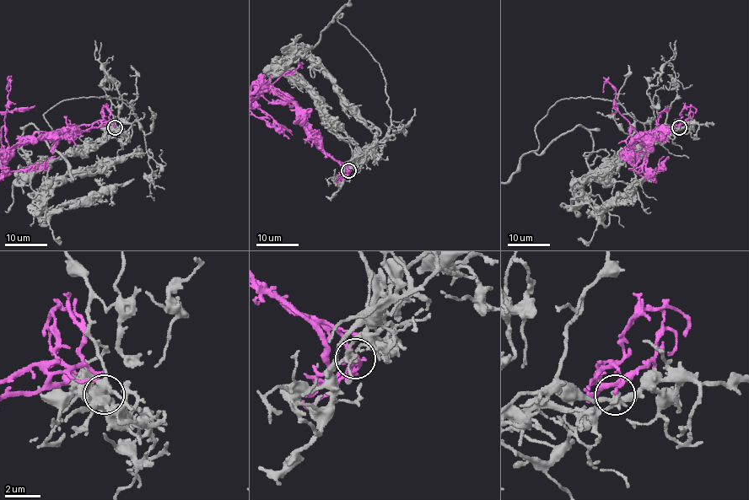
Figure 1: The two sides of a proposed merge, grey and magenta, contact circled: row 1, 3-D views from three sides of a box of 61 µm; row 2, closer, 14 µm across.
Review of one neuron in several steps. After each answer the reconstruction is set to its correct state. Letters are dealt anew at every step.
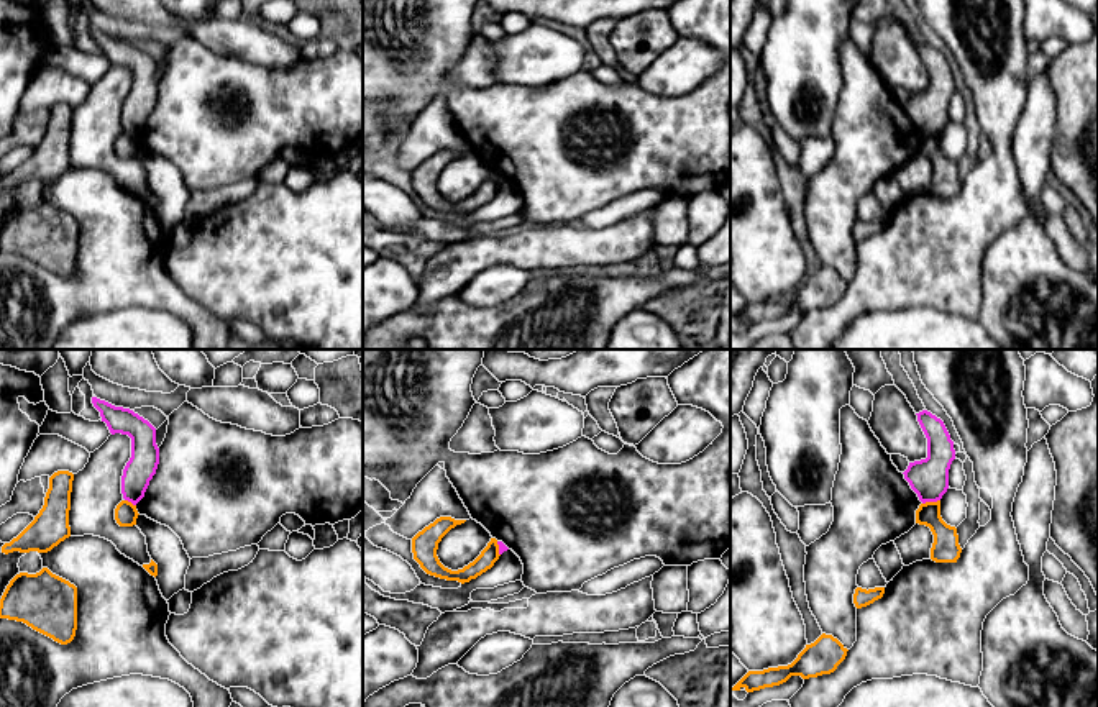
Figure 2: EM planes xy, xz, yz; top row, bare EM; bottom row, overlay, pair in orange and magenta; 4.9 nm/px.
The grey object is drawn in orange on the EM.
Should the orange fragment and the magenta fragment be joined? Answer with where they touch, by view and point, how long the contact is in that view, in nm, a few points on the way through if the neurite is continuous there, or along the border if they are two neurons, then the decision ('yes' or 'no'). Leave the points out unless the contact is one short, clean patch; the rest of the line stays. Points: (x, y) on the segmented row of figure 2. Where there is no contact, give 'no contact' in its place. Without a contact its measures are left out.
yz (931, 502) | 90 nm | across yz (946, 548), (931, 502), (928, 478) | yes

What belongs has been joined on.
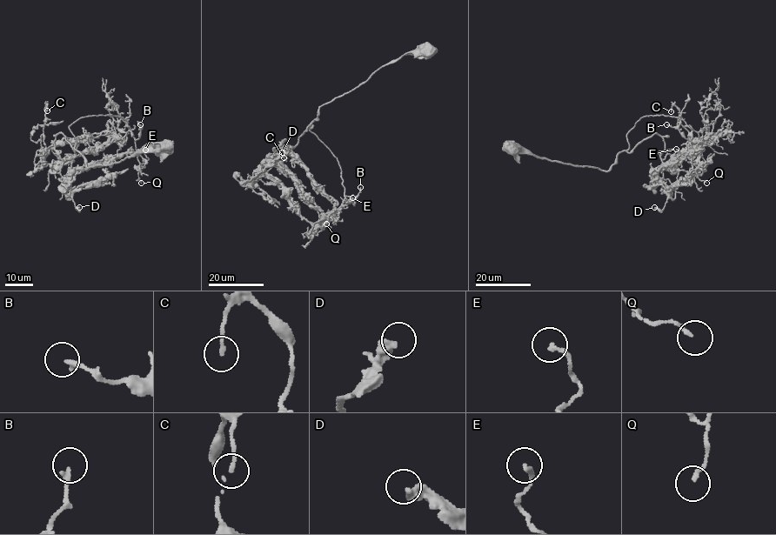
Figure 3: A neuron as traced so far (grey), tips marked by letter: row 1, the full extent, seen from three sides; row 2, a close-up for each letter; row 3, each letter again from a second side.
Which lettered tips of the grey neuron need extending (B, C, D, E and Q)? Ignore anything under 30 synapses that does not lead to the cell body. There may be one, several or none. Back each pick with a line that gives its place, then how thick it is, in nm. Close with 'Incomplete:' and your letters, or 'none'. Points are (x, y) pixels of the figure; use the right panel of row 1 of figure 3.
Incomplete: none

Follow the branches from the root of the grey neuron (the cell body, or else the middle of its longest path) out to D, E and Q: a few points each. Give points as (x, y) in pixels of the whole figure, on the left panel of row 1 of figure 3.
D: (166, 146), (86, 170), (84, 158), (56, 133), (60, 175), (79, 207)
E: (166, 146), (86, 170), (69, 126), (87, 116), (123, 117), (137, 155), (148, 160), (145, 150)
Q: (166, 146), (158, 152), (136, 152), (86, 170), (69, 125), (87, 116), (123, 117), (135, 140), (141, 183)

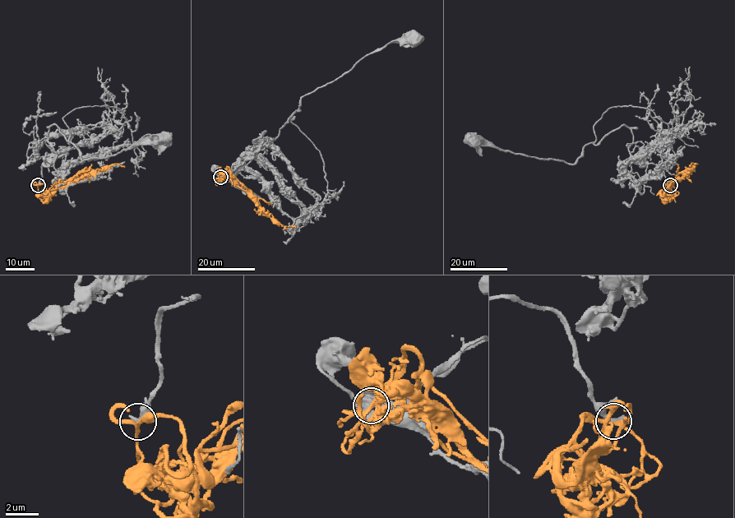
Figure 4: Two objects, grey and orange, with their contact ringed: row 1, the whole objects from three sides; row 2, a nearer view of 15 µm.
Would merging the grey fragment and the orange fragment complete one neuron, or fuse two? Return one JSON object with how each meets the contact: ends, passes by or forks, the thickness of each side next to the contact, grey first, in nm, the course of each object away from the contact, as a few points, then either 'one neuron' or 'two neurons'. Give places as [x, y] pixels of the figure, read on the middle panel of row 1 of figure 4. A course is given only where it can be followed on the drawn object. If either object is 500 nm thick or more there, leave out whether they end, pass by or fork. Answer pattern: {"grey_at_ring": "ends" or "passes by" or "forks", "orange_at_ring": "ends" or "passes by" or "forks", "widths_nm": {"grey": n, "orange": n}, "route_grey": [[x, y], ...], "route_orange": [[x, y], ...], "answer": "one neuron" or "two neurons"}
{"grey_at_ring": "ends", "orange_at_ring": "forks", "widths_nm": {"grey": 300, "orange": 190}, "route_grey": [[221, 177], [243, 164], [262, 143], [259, 145], [276, 139], [298, 110], [300, 99], [393, 40], [414, 39]], "route_orange": [[221, 177], [230, 171], [249, 191], [251, 200], [262, 210], [284, 226], [295, 227]], "answer": "one neuron"}

